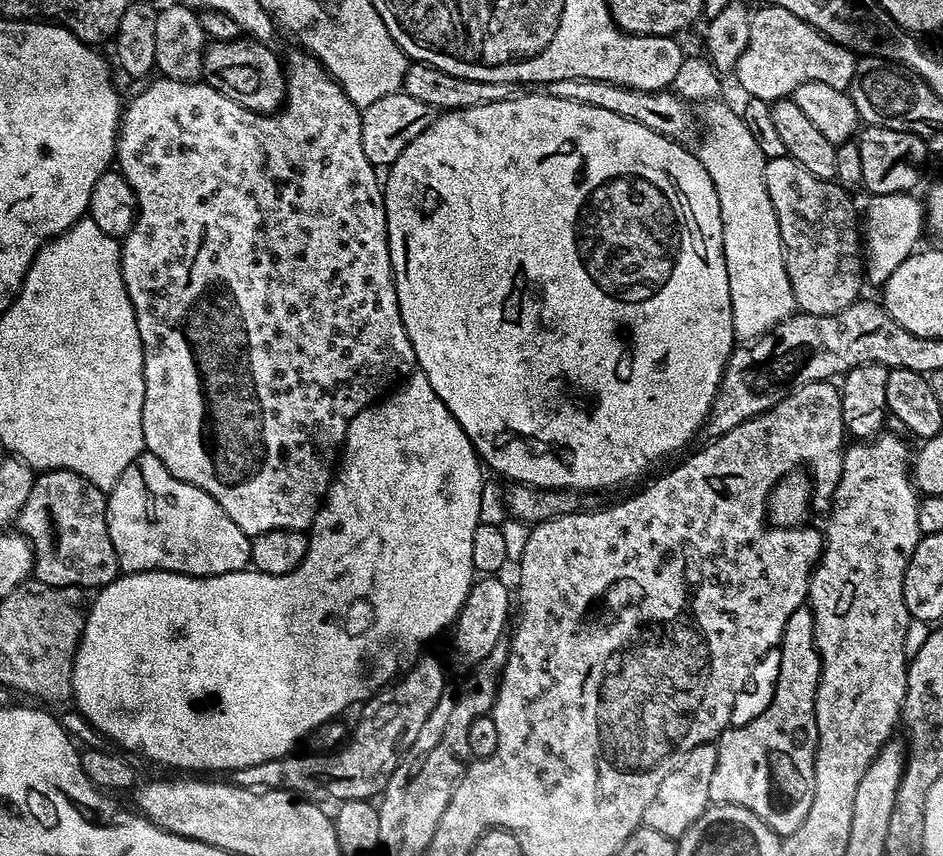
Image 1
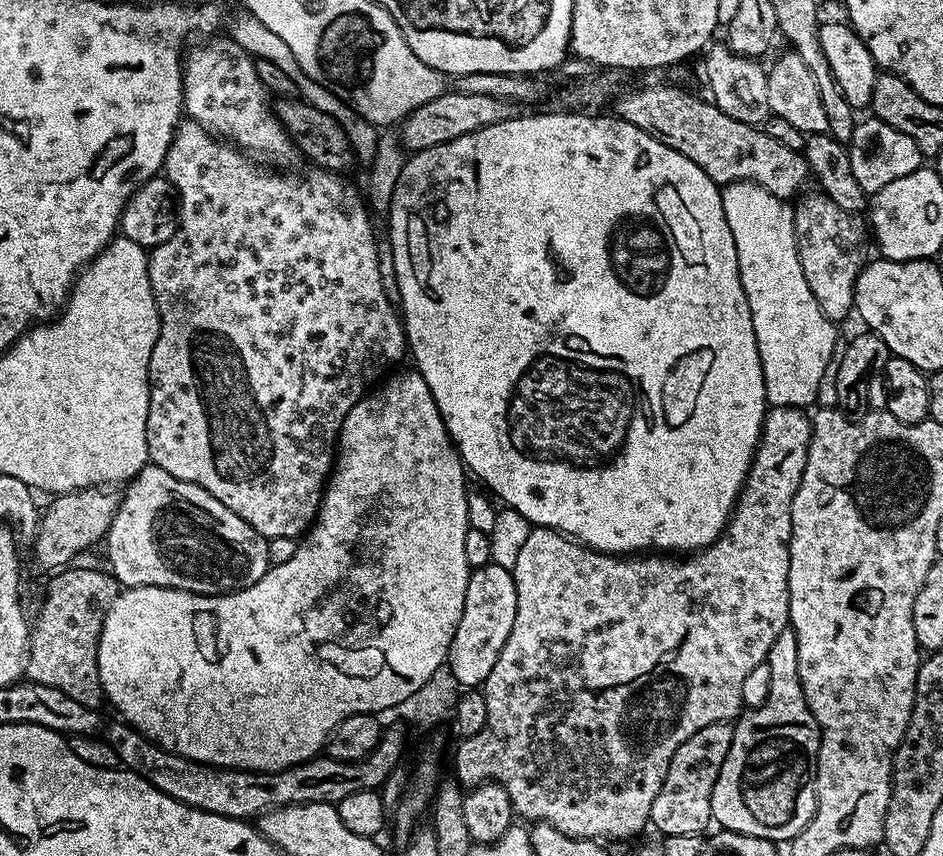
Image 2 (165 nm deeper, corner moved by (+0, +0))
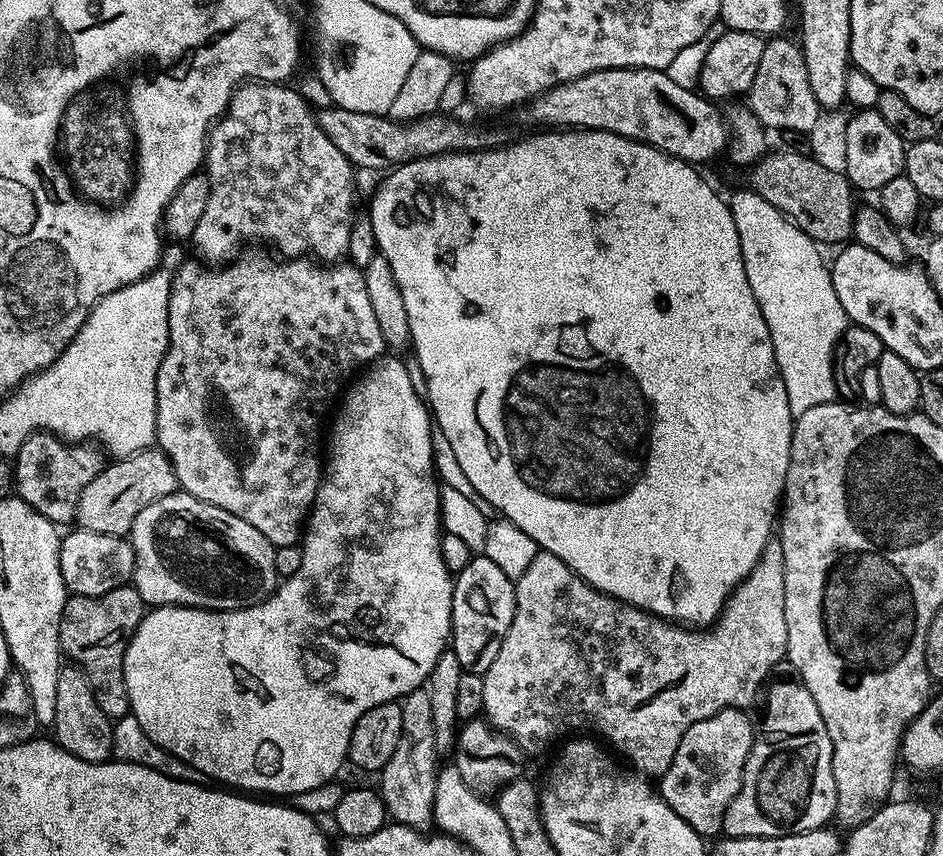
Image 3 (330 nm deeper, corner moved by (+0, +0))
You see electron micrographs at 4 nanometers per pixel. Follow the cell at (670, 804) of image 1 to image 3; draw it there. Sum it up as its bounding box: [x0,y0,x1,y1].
[658,708,754,838]

